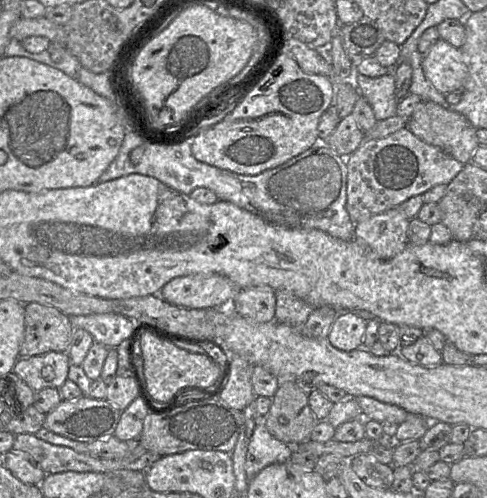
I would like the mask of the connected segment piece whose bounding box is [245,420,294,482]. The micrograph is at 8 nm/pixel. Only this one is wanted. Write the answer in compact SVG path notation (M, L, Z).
M259 420L251 436L246 455L245 471L248 481L250 482L269 465L289 461L293 451L293 446L274 438L263 420Z

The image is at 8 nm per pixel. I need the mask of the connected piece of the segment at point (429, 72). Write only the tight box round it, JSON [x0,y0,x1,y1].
[422,39,468,98]

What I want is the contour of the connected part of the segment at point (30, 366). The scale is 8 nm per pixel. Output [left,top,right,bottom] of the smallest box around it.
[12,352,70,392]

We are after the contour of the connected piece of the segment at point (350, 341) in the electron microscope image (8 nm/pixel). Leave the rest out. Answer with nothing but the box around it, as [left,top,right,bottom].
[327,311,367,351]

